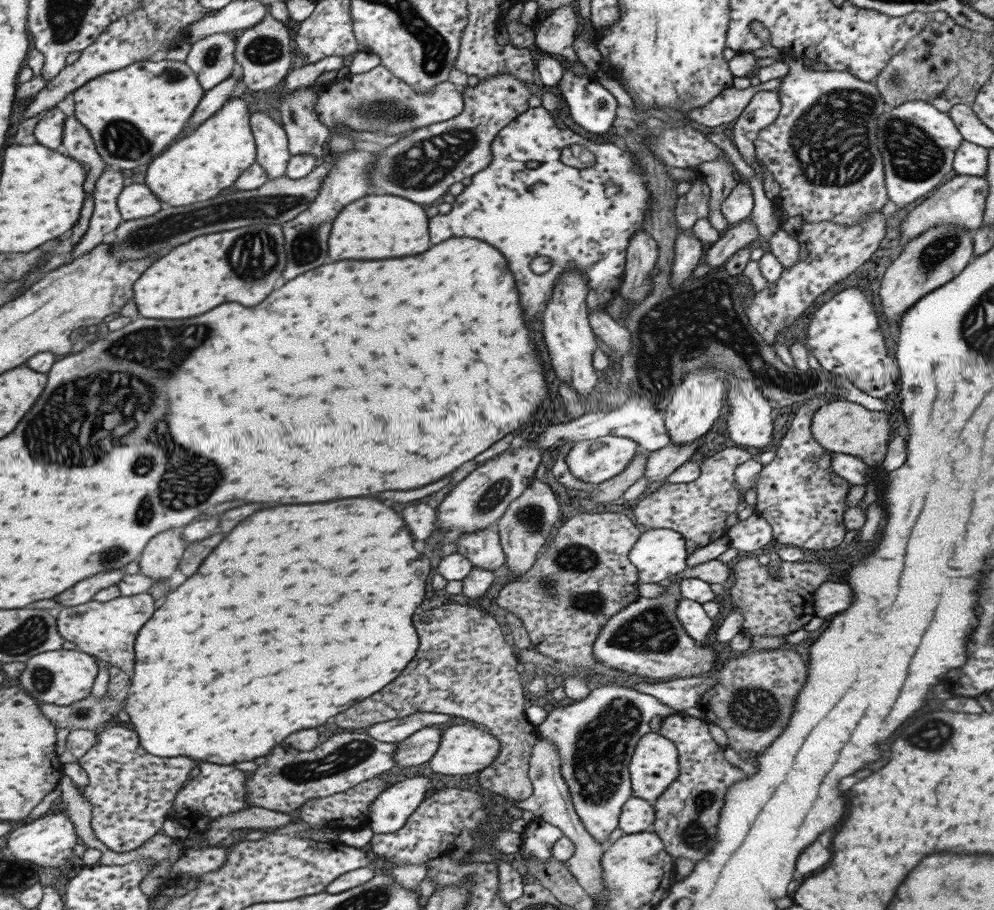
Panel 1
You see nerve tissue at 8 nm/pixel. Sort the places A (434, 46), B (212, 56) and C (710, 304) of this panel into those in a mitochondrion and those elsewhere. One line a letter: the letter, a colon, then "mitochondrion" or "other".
A: mitochondrion
B: mitochondrion
C: mitochondrion

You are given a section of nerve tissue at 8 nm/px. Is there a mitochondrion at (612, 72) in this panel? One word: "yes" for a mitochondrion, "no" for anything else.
no

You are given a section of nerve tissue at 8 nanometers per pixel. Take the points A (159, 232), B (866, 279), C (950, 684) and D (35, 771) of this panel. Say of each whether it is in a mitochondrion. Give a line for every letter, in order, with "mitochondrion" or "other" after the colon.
A: mitochondrion
B: other
C: other
D: other

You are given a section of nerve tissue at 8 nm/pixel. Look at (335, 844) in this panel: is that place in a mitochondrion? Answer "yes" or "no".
no

